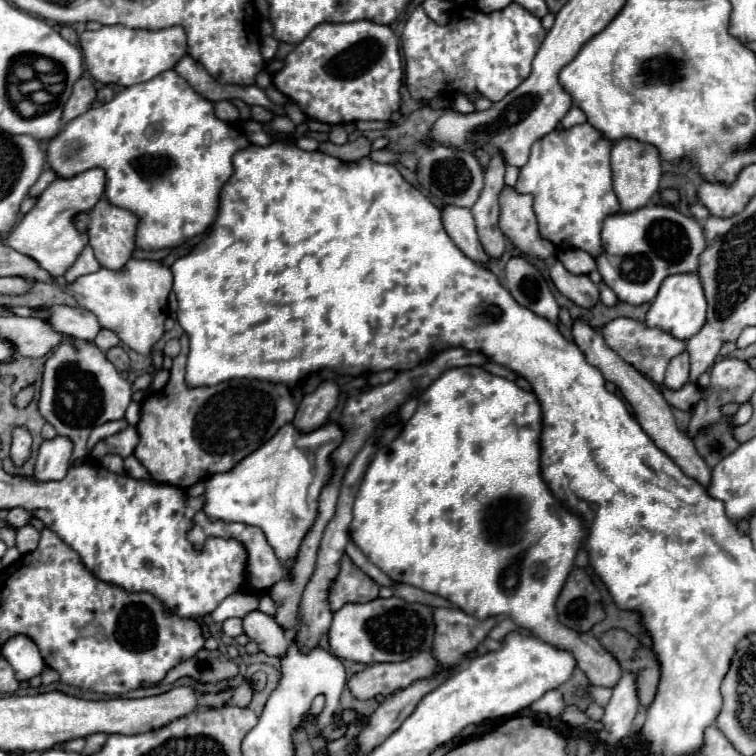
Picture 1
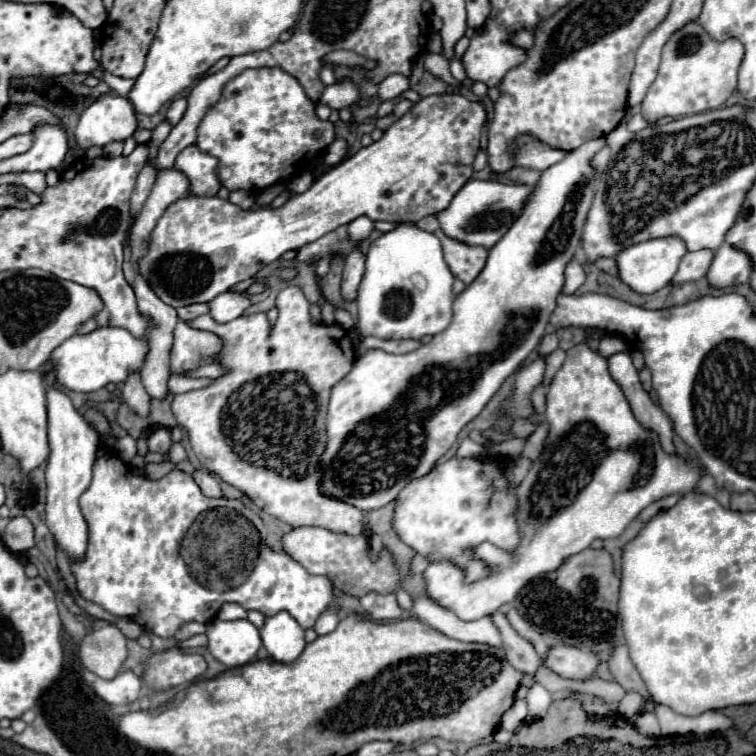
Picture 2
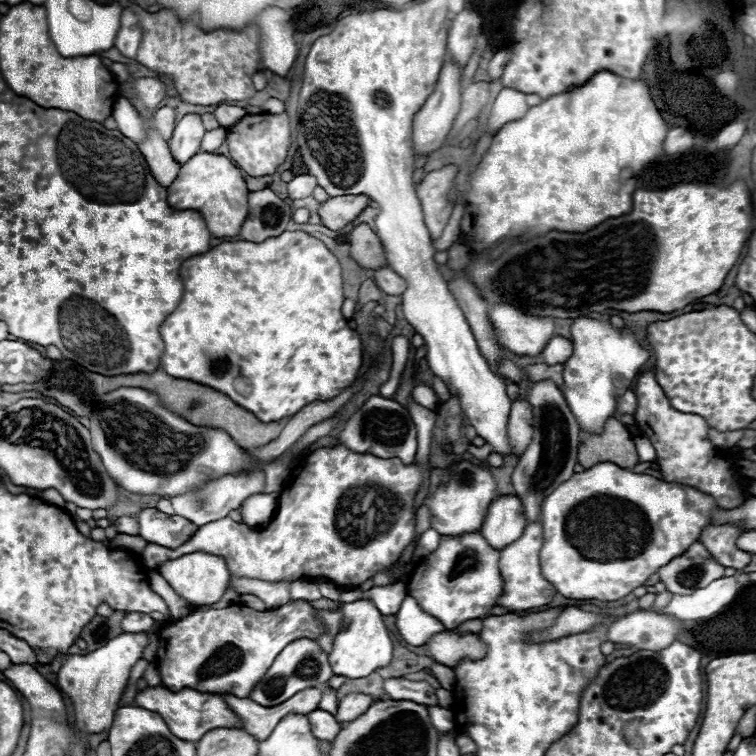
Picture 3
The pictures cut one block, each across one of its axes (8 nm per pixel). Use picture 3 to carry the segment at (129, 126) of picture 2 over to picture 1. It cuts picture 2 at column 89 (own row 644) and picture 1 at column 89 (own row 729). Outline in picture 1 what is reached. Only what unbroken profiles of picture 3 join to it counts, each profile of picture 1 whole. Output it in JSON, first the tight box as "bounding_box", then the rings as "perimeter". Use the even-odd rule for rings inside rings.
{"bounding_box":[62,76,96,122],"perimeter":[[[82,76],[76,84],[74,84],[74,92],[70,96],[70,100],[64,106],[64,114],[62,120],[70,122],[82,114],[86,114],[92,106],[92,102],[96,100],[96,88],[92,84],[92,78]]]}

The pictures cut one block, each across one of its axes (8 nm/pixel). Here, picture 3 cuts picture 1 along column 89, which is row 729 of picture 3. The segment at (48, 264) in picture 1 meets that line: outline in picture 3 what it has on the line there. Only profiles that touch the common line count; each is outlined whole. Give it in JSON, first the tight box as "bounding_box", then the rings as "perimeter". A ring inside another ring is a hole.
{"bounding_box":[136,686,242,744],"perimeter":[[[158,686],[158,688],[144,688],[142,692],[138,692],[136,704],[146,710],[158,712],[166,720],[166,724],[174,736],[194,742],[194,744],[212,728],[242,728],[242,720],[224,702],[224,698],[220,694],[196,692],[192,688],[184,688],[180,692],[170,692],[168,688]]]}

